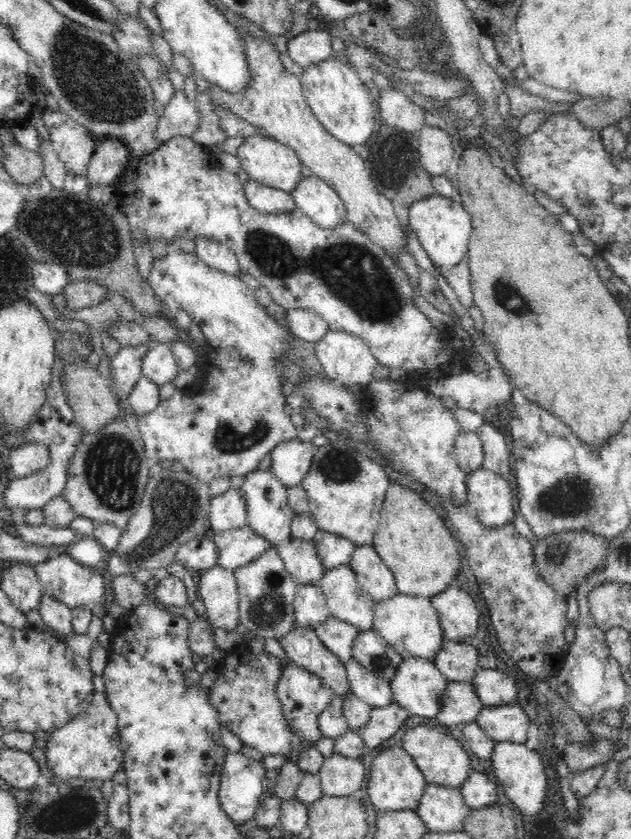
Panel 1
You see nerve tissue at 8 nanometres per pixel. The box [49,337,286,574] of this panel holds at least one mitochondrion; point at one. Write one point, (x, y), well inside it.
(111, 468)

